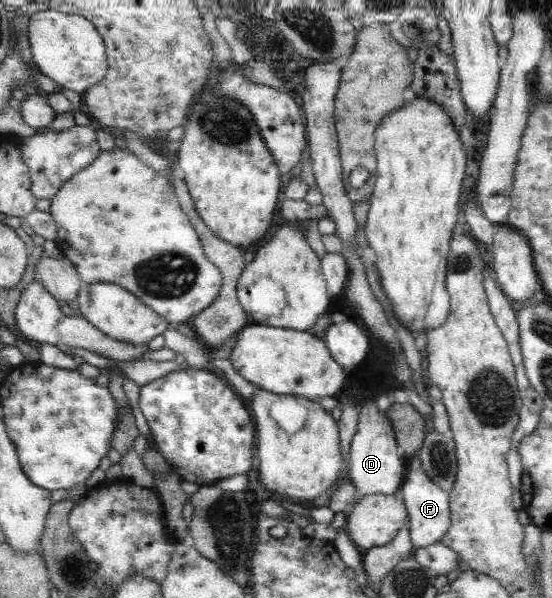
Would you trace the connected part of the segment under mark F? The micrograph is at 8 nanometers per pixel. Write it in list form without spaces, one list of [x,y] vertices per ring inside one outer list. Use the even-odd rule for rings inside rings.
[[[414,461],[409,465],[407,478],[400,488],[409,512],[409,527],[411,540],[416,550],[426,548],[443,541],[443,537],[450,528],[450,495],[443,490],[440,484],[428,477],[428,472]]]

